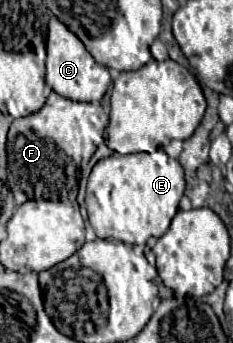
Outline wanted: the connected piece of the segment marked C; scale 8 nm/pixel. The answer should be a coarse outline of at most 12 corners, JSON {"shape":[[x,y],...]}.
{"shape":[[56,17],[48,25],[46,85],[96,103],[110,73]]}

